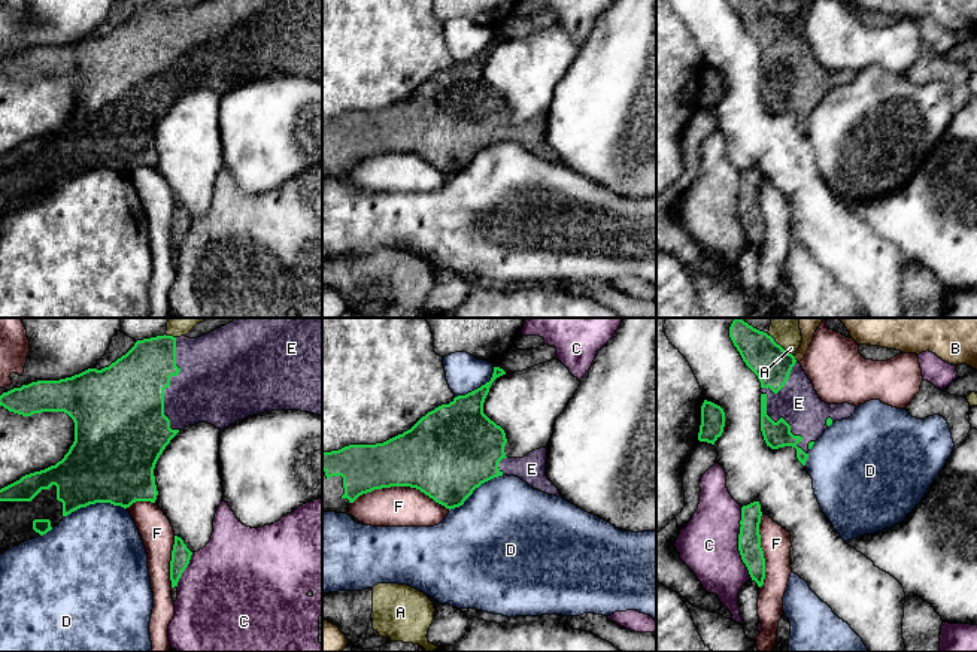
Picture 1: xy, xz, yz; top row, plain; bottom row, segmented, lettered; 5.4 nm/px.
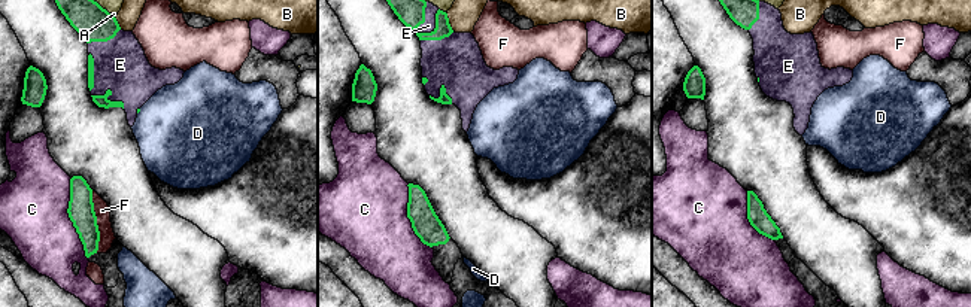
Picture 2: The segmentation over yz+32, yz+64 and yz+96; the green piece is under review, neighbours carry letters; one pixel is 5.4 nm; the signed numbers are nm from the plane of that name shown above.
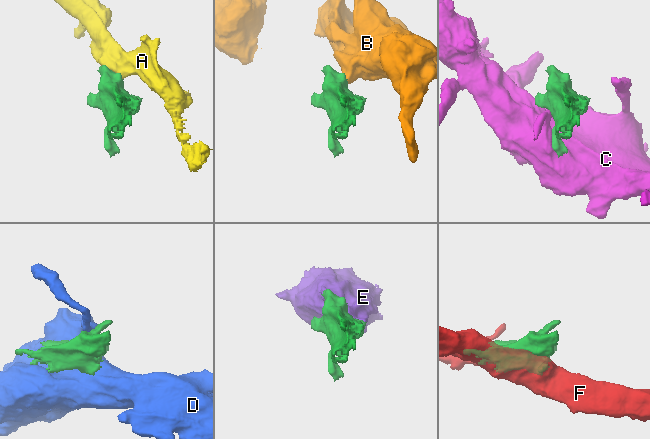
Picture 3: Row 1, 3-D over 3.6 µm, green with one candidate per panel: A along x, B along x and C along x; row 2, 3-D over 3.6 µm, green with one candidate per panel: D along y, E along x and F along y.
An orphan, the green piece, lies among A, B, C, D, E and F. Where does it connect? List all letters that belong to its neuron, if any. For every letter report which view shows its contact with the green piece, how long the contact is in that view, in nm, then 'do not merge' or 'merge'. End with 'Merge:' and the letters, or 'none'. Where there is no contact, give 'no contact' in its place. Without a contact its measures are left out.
A: contact in yz; length 130 nm; do not merge
B: contact in yz; length 40 nm; do not merge
C: contact in yz; length 380 nm; do not merge
D: contact in xy; length 340 nm; do not merge
E: contact in xy; length 500 nm; merge
F: contact in xz; length 550 nm; do not merge
Merge: E

